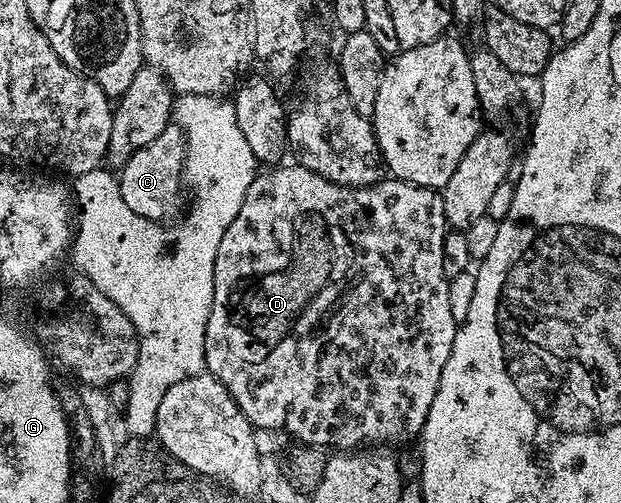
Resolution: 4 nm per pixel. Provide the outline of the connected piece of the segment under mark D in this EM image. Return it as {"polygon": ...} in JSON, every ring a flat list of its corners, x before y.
{"polygon":[[297,164,279,165,277,168,270,168,267,172,259,173,258,177,252,180,248,192,244,196,244,204,240,204,240,212,236,212,236,220,228,224,228,232,224,232,224,240,220,240,220,248,216,248,216,264,214,265,214,291,212,292,212,308,208,316,208,328,204,336,204,356,206,357,206,370,236,400,240,412,250,422,251,426,262,432,275,432,283,430,294,438,299,438,299,443,319,448,329,448,334,452,349,452,359,448,385,447,385,442,406,442,409,438,417,439,421,435,428,408,432,408,432,400,436,400,436,388,440,384,440,372,444,372,444,364,448,364,448,356,452,352,452,344,456,340,456,332,459,323,452,316,452,308,448,304,448,284,450,279,444,276,444,236,448,233,446,217,444,216,444,200,441,193,436,190,429,190,426,186,413,186,410,182,402,182,393,176,376,183,374,186,341,186,308,168]]}

